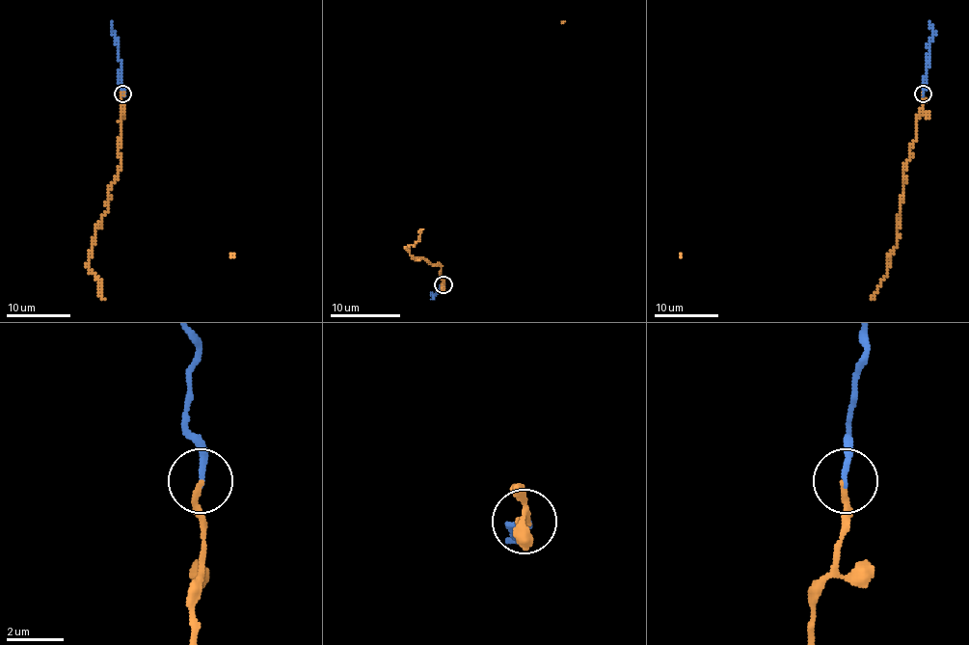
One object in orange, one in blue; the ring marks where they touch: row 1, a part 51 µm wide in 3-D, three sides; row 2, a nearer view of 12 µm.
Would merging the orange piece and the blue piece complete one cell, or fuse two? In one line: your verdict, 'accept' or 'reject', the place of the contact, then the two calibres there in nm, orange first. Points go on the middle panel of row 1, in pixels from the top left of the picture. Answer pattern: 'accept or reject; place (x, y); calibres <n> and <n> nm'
accept; place (443, 284); calibres 240 and 220 nm

